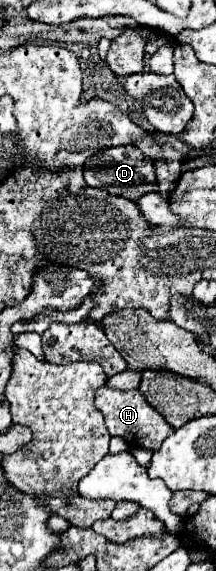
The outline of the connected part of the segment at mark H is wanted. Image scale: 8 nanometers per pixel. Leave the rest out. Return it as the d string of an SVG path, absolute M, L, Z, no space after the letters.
M102 385L94 393L94 407L104 415L108 431L112 435L122 437L130 447L144 447L144 449L156 451L162 445L162 441L166 439L166 435L170 435L174 431L166 423L166 419L146 403L146 399L142 397L142 393L138 389L118 391L108 385Z

